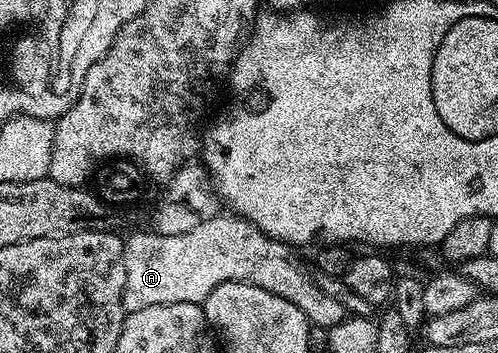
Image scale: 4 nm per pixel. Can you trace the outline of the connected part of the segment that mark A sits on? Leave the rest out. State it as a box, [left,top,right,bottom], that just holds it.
[125,212,347,327]

